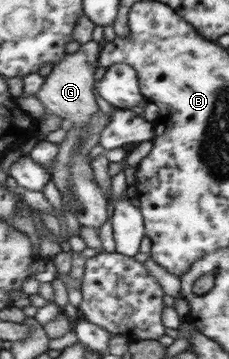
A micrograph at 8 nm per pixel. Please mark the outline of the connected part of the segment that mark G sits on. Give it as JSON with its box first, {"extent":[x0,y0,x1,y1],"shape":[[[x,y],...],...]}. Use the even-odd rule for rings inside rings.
{"extent":[35,40,99,128],"shape":[[[90,40],[83,43],[75,53],[65,55],[53,65],[49,74],[44,77],[44,83],[35,93],[46,112],[64,120],[65,128],[68,128],[68,125],[87,126],[92,115],[97,113],[97,105],[91,93],[91,83],[93,83],[91,69],[97,67],[97,53],[99,53],[97,42]]]}

